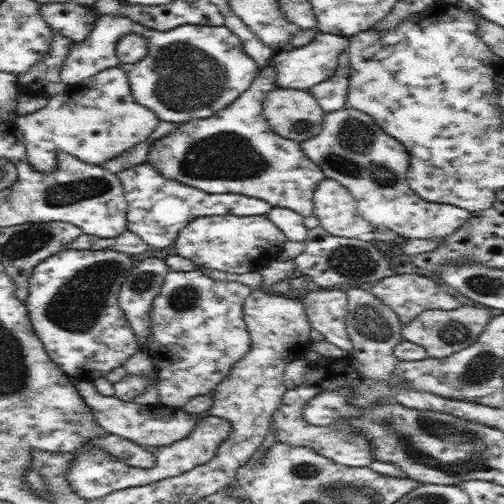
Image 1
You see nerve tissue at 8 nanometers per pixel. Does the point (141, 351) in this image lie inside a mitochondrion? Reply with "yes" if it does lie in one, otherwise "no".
no

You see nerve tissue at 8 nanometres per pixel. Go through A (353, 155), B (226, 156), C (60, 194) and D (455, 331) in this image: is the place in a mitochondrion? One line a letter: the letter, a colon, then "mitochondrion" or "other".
A: mitochondrion
B: mitochondrion
C: mitochondrion
D: mitochondrion

